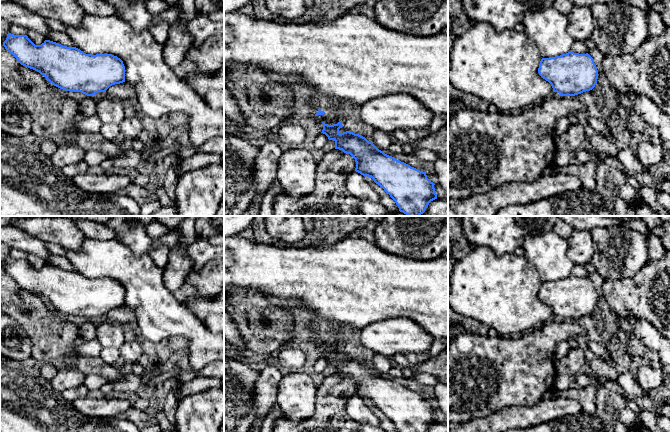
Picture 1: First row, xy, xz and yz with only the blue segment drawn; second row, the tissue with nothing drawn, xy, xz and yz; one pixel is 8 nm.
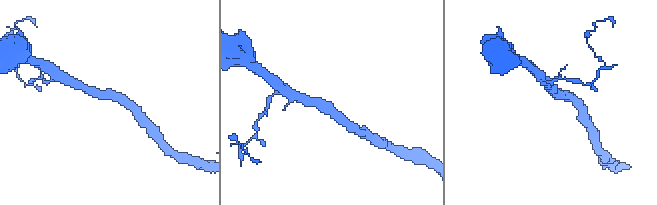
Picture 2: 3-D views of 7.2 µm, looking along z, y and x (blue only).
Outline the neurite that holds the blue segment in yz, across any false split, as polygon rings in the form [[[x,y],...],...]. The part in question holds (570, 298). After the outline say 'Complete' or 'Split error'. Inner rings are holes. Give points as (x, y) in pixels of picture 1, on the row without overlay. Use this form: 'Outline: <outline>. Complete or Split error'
Outline: [[[572,275],[560,280],[542,282],[538,297],[551,308],[553,316],[561,320],[575,320],[590,315],[598,303],[593,282],[588,277]]]. Complete

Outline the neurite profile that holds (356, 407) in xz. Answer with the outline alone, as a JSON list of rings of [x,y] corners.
[[[353,395],[346,404],[348,415],[360,425],[380,426],[380,419],[360,397]]]

